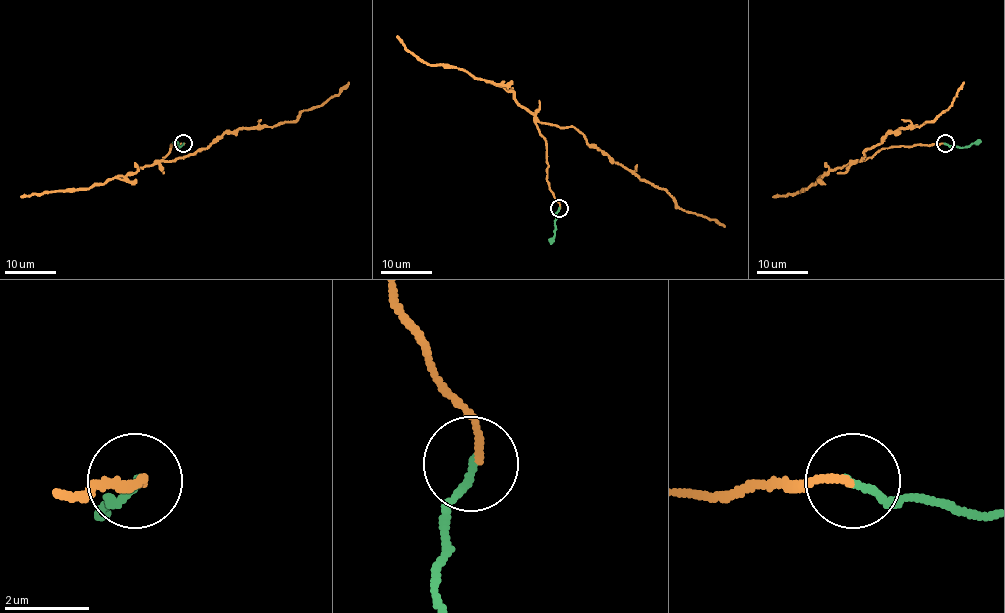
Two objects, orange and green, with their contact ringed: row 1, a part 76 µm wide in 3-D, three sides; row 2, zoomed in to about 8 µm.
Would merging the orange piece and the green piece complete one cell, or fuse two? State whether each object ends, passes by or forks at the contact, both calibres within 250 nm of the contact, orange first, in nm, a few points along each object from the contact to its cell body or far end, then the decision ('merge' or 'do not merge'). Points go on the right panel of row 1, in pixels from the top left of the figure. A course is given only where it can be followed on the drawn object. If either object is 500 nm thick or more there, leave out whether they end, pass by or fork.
orange ends there; green ends there; 170 nm thick on the orange side, 180 nm on the other; orange runs (945, 144), (883, 147), (870, 158), (858, 160), (888, 132), (931, 122), (952, 103), (963, 81); green runs (945, 144), (967, 147), (981, 141); merge

